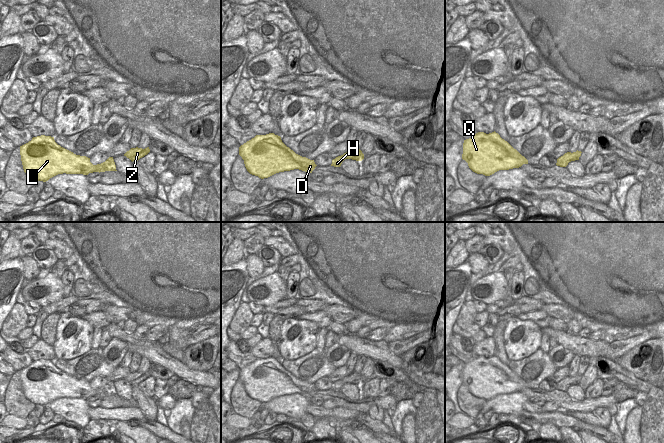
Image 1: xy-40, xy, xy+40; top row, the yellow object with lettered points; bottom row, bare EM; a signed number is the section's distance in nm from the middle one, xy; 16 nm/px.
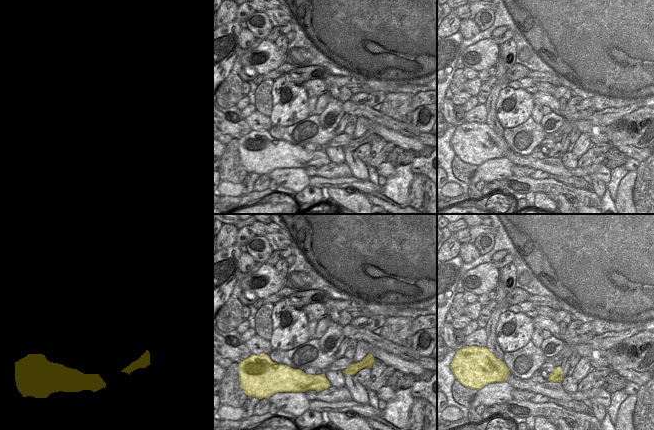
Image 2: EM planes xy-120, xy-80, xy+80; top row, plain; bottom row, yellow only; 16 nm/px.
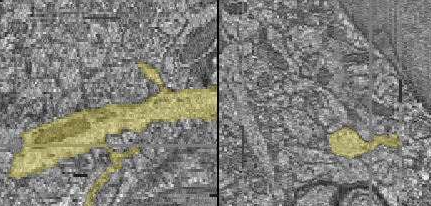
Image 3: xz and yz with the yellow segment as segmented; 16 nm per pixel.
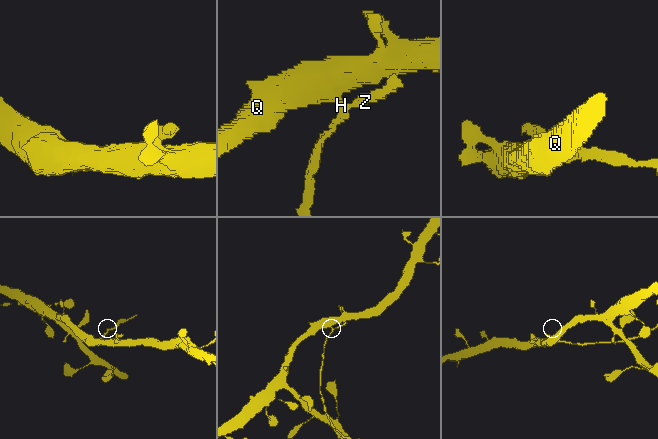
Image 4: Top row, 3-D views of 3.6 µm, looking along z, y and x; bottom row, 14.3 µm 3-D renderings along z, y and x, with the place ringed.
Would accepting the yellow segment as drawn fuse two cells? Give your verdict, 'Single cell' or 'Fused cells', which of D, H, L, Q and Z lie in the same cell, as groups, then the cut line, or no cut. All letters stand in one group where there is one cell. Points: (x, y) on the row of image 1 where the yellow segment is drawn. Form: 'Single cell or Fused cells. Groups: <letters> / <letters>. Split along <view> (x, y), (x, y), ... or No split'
Fused cells. Groups: D L Q / H Z. Split along xy (332, 161), (333, 165).

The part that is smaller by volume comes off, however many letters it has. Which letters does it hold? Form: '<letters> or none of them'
H, Z

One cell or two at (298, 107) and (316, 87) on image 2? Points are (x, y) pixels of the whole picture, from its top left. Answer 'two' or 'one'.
two

